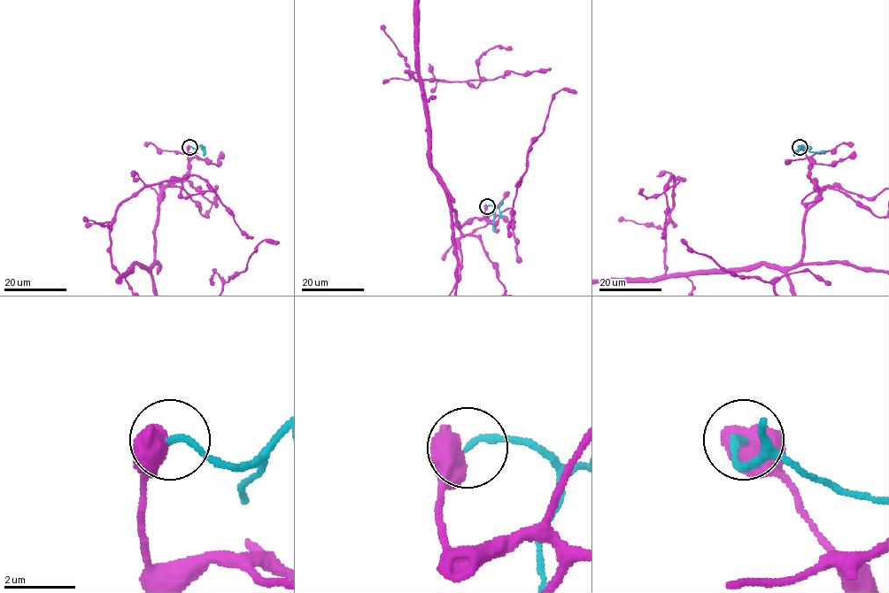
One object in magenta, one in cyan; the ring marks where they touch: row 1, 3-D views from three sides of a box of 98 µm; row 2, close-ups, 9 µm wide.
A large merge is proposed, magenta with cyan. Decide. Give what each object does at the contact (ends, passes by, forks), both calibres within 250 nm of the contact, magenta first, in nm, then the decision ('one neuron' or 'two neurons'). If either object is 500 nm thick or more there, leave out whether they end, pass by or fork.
850 nm thick on the magenta side, 180 nm on the other; two neurons

